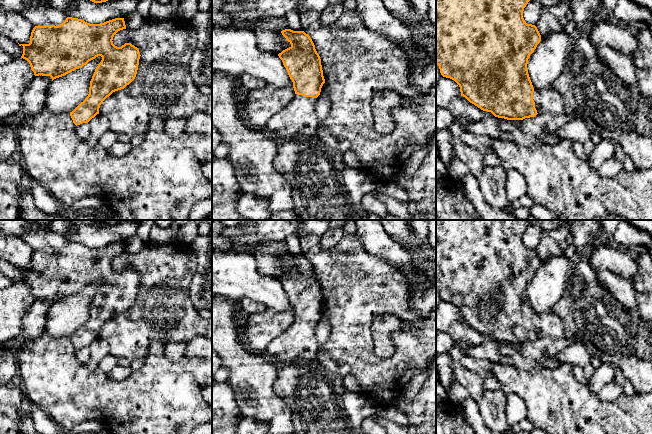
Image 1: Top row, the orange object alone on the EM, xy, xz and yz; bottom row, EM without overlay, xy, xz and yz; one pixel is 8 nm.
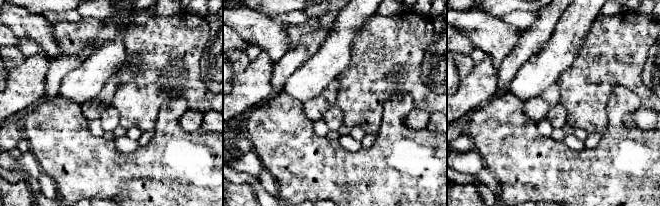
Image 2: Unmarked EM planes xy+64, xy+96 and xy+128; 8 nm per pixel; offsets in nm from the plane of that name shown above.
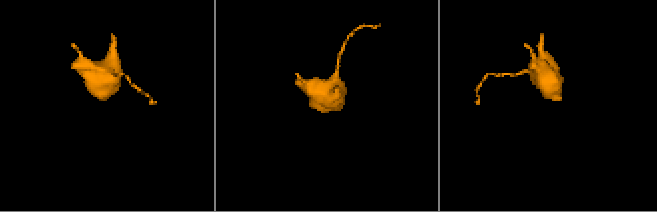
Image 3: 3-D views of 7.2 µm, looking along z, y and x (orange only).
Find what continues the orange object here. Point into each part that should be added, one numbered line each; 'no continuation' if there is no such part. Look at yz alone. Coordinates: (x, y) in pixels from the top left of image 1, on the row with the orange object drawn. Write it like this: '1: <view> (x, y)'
1: yz (546, 101)

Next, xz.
1: xz (298, 119)

